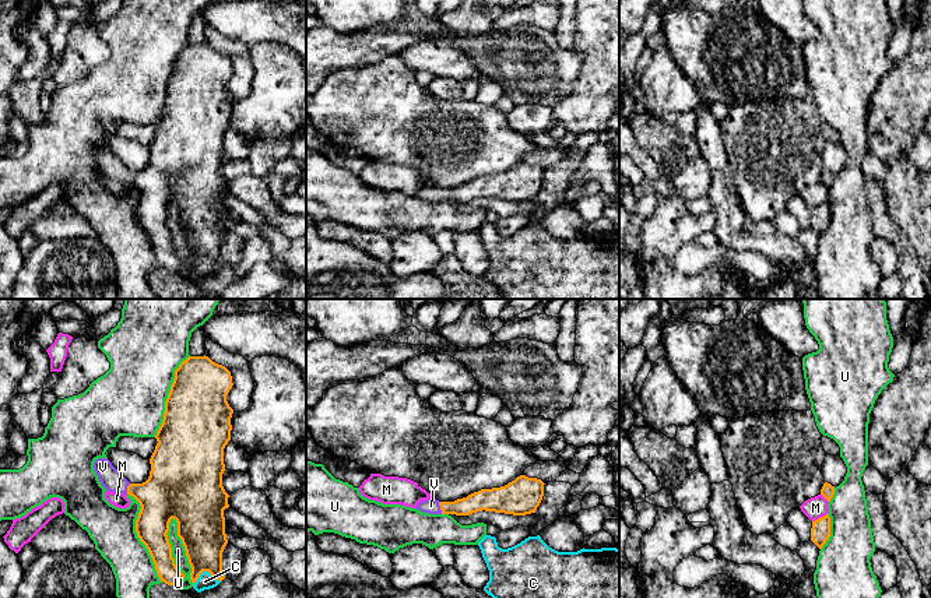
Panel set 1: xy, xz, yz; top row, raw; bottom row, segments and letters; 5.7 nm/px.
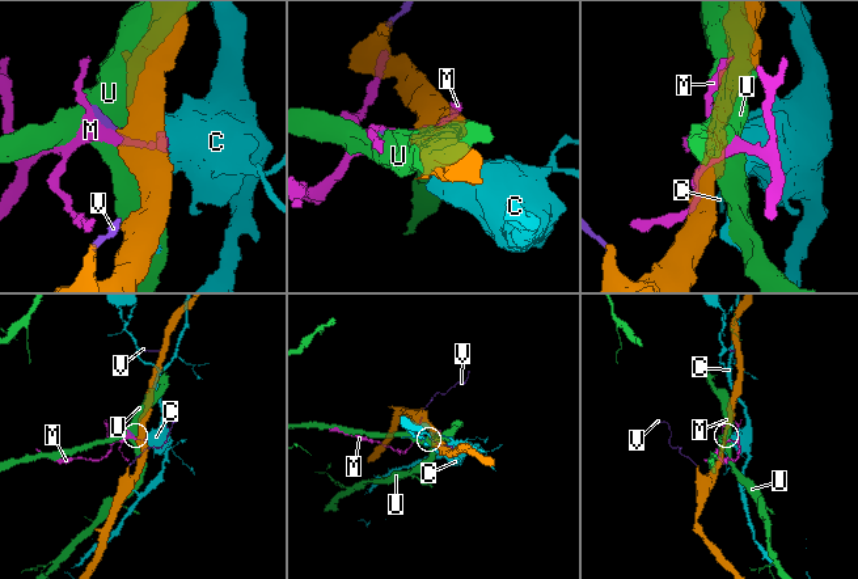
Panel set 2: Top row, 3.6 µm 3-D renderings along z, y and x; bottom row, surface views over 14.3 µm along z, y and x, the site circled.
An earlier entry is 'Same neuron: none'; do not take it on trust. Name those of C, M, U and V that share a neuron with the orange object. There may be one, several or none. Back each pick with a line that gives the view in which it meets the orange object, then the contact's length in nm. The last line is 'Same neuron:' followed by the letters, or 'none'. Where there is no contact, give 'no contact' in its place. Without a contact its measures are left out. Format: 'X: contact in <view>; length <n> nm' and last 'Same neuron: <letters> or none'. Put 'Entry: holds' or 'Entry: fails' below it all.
V: contact in xz; length 80 nm
Same neuron: V
Entry: fails

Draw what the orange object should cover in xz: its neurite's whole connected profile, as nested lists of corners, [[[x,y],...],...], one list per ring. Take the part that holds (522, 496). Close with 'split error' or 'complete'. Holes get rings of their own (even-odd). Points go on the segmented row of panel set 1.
[[[526,475],[500,488],[481,489],[454,502],[428,499],[415,507],[429,514],[470,516],[477,511],[495,511],[513,516],[535,513],[544,496],[544,482]]] | split error

